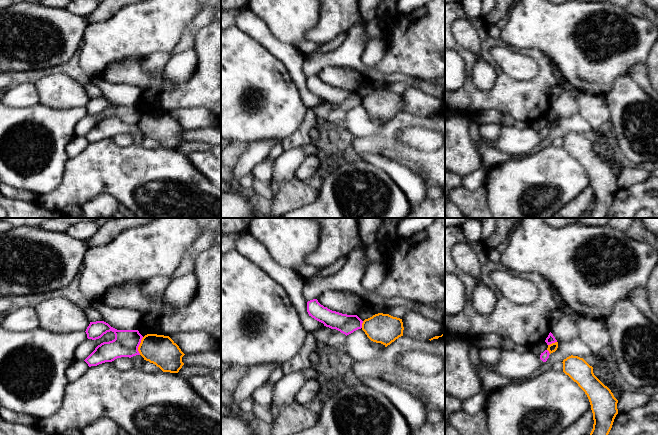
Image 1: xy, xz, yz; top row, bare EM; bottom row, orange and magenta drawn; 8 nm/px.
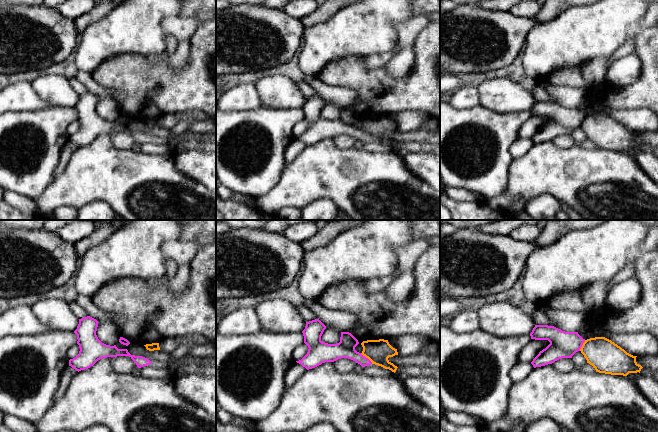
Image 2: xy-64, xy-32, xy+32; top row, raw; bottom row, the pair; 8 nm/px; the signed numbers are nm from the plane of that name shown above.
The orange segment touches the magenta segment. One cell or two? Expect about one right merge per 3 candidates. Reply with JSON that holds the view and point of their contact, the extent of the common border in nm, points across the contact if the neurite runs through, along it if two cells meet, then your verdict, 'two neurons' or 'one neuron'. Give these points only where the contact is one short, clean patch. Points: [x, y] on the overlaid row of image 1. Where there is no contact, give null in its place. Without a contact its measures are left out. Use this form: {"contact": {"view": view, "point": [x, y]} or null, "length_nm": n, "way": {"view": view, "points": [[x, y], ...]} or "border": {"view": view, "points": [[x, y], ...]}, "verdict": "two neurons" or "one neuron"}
{"contact": {"view": "xy", "point": [139, 346]}, "length_nm": 150, "border": {"view": "xy", "points": [[143, 337], [138, 347], [139, 354]]}, "verdict": "two neurons"}

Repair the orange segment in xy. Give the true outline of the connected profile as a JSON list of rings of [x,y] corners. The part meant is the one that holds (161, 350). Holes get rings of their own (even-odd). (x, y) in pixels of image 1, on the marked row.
[[[147,334],[142,338],[138,351],[144,360],[155,364],[163,372],[178,373],[184,365],[182,357],[185,354],[169,336]]]

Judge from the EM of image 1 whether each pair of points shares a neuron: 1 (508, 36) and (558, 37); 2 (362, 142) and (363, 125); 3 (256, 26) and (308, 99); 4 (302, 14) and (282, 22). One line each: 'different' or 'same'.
1: same
2: different
3: same
4: same

